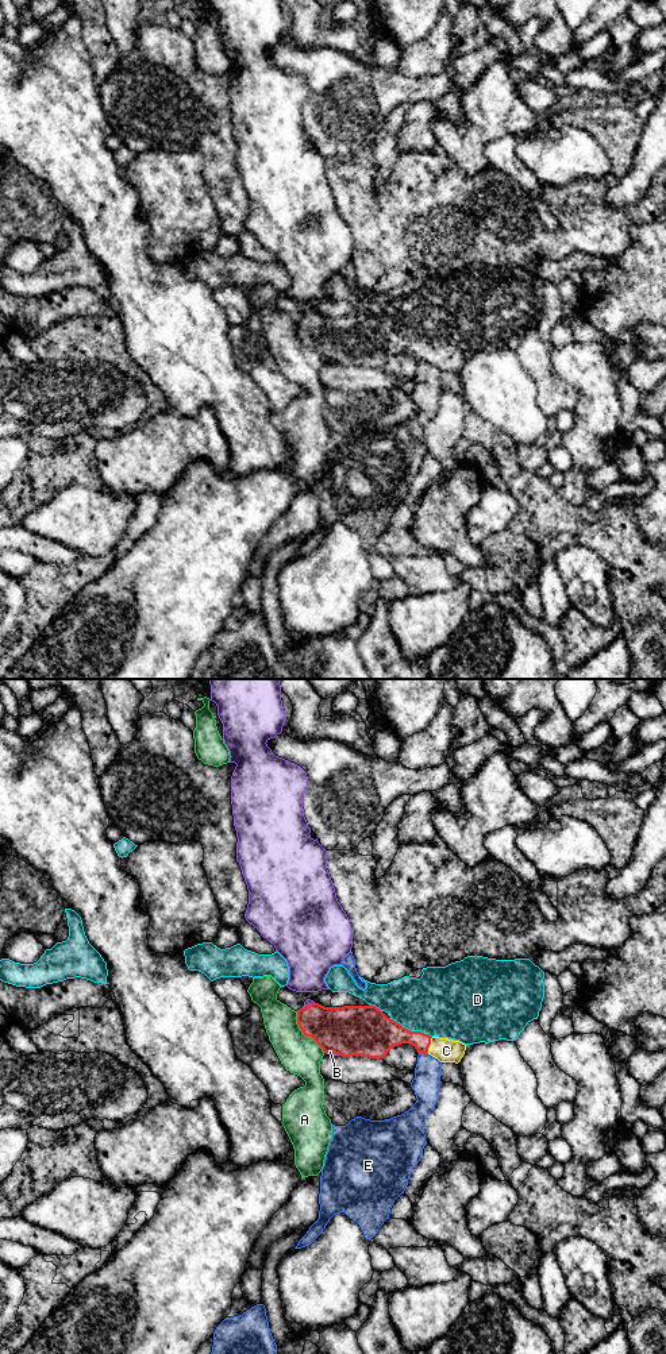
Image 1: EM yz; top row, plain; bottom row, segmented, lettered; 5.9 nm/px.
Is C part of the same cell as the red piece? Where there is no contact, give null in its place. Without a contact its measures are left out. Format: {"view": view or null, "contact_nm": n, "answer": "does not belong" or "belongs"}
{"view": "yz", "contact_nm": 100, "answer": "belongs"}

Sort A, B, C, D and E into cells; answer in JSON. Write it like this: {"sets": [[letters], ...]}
{"sets": [["A"], ["B"], ["C"], ["D"], ["E"]]}

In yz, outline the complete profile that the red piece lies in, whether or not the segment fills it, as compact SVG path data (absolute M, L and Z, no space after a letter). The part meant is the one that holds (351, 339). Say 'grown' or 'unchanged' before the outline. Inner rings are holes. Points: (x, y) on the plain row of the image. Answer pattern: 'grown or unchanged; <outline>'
grown; M312 312L297 319L297 333L324 362L342 366L384 367L392 356L409 352L417 362L458 373L466 359L459 350L411 340L372 313L324 316Z

